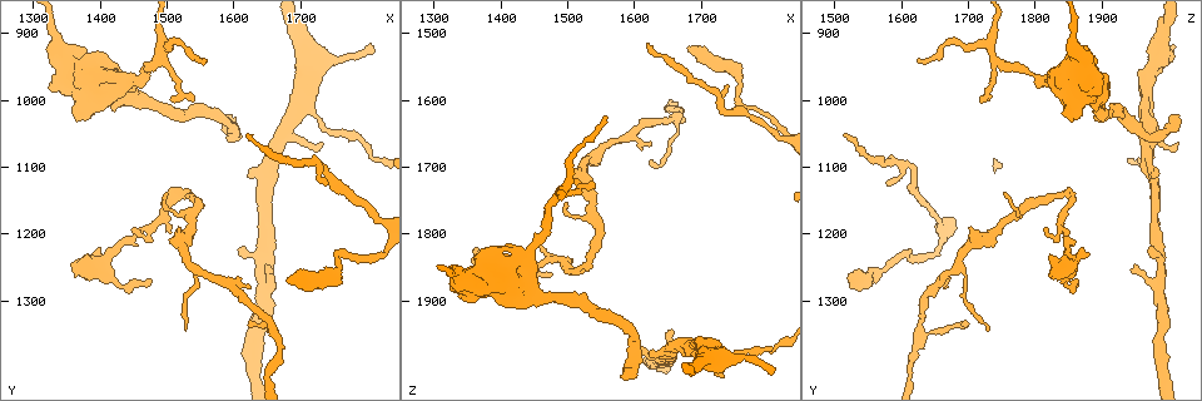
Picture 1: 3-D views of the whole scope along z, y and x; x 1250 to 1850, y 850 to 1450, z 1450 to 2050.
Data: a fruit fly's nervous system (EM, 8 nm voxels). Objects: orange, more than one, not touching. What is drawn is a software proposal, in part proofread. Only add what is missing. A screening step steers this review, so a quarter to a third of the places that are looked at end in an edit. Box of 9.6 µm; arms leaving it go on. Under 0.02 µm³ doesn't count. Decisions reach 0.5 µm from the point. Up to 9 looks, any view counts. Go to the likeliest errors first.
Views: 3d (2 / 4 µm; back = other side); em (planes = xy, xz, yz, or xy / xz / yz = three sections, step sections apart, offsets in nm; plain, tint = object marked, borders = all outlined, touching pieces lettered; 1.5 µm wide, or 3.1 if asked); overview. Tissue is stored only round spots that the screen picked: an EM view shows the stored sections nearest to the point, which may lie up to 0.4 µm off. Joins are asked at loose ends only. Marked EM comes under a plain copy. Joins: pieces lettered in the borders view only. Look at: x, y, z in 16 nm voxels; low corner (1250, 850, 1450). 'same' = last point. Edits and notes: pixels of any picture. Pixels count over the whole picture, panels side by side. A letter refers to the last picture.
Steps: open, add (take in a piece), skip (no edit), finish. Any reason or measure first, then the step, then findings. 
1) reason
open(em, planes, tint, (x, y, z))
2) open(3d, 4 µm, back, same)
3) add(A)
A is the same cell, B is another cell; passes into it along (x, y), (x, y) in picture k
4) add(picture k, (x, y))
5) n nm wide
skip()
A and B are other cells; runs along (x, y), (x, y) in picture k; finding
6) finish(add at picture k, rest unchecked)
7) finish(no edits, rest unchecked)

free end
open(3d, 4 µm, (1625, 1115, 1975))

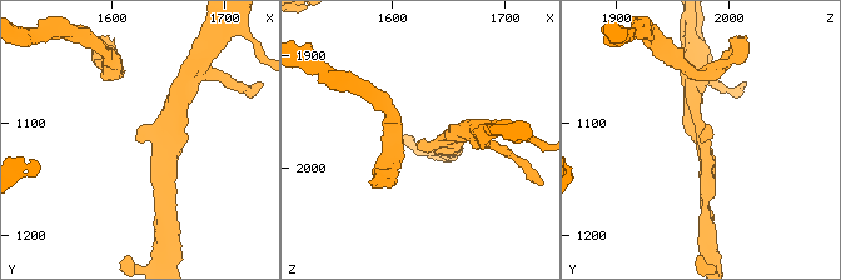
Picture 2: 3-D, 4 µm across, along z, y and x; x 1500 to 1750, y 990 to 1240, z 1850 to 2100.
open(em, planes, borders, (1626, 1116, 1974))

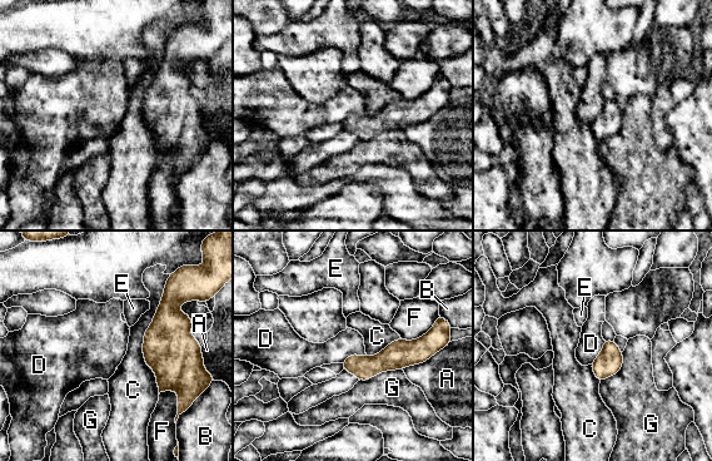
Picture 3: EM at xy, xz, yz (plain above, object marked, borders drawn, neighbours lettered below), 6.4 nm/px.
skip()
A, B, C, D, E, F and G are other cells; runs along (424, 342), (373, 366), (347, 366) in picture 3; no lettered piece goes on from it

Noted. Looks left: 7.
thin end
open(em, yz, step 4, tint, (1810, 925, 2005))

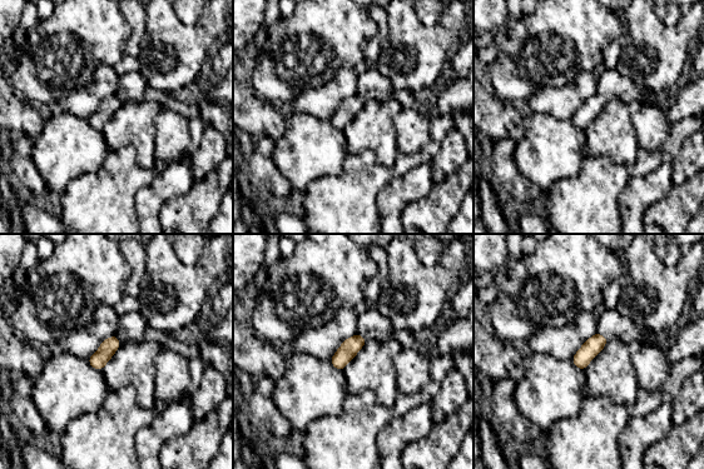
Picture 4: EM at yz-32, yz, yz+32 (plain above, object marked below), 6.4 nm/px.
another direction
open(em, planes, borders, same)

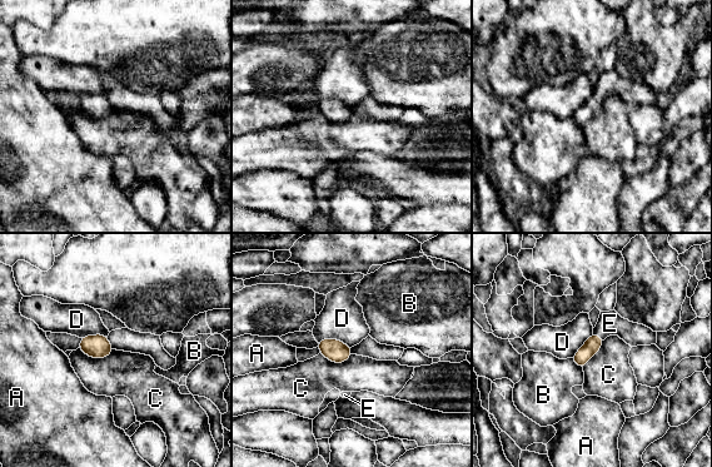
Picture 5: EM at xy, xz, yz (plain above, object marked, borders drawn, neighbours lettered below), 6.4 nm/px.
add(E)
E is the same cell, A, B, C and D are other cells; passes into it along (593, 343), (598, 336), (610, 323) in picture 5; it goes on there

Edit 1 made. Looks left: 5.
stops while still wide
open(em, planes, borders, (1400, 1220, 1865))

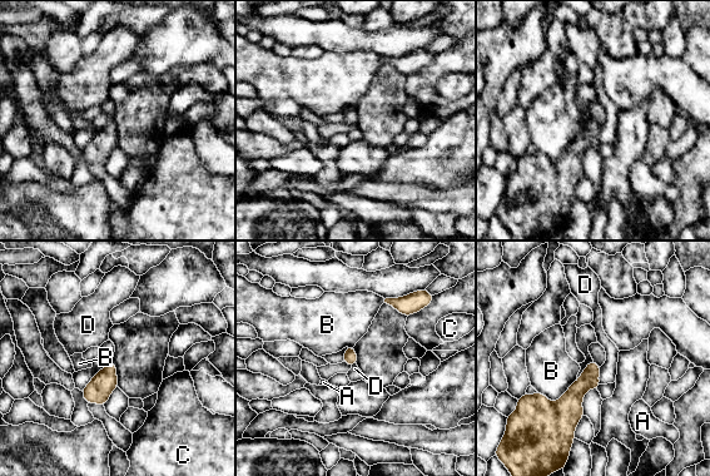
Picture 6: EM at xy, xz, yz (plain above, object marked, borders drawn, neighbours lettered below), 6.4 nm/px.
skip()
A, B, C and D are other cells; border along (575, 380), (555, 401), (537, 392) in picture 6; no lettered piece goes on from it

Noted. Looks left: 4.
open(3d, 2 µm, (1655, 1255, 1945))

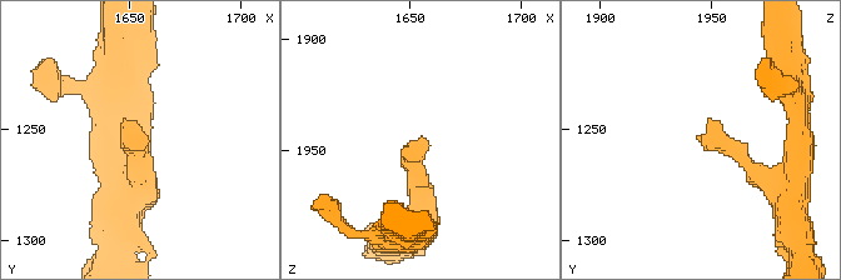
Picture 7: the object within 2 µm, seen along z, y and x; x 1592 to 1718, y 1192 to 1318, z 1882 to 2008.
open(em, yz, step 4, borders, (1657, 1254, 1945))

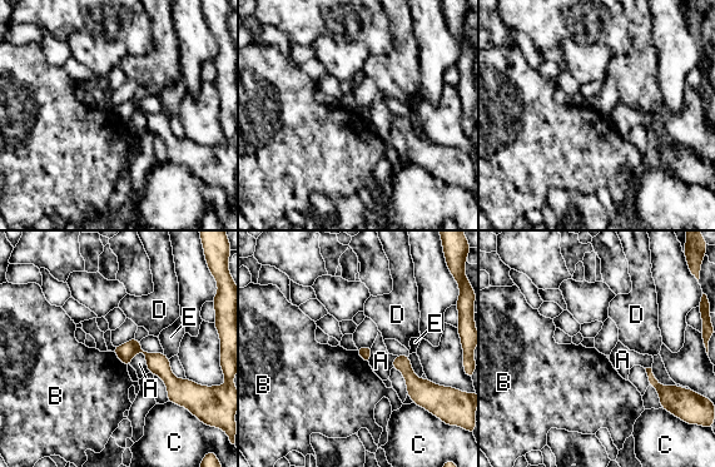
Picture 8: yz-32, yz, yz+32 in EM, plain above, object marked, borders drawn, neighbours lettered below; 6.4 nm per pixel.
open(em, planes, borders, same)

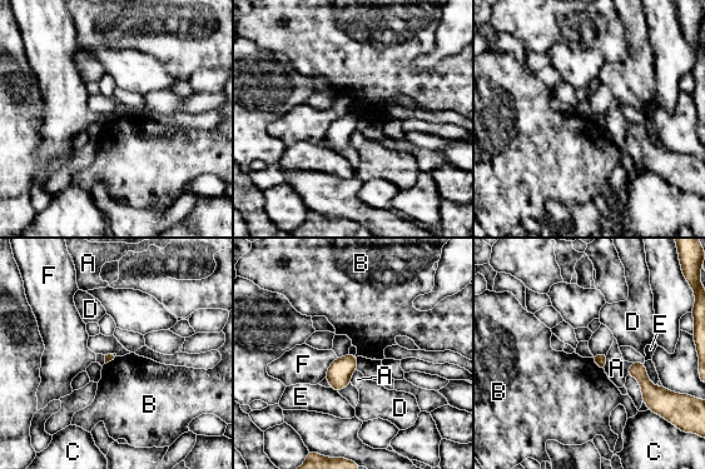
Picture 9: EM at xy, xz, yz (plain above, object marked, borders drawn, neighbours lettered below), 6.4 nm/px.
skip()
A, B, C, D, E and F are other cells; border along (591, 357), (604, 370) in picture 9; none of them fits

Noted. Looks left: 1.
finish(add at picture 5, rest unchecked)

